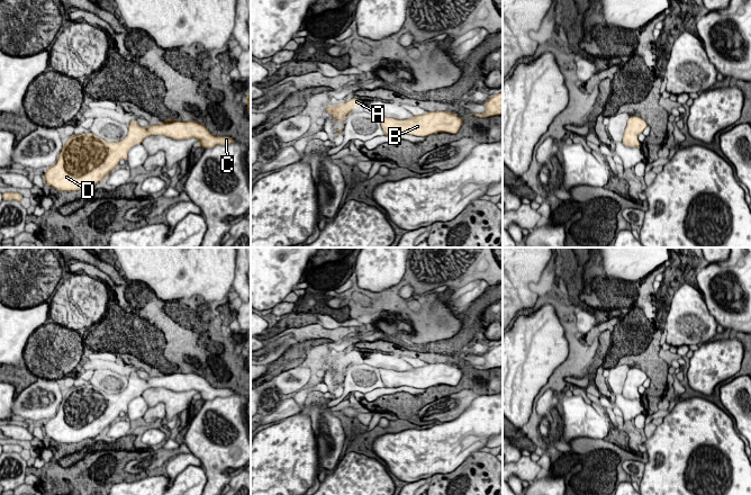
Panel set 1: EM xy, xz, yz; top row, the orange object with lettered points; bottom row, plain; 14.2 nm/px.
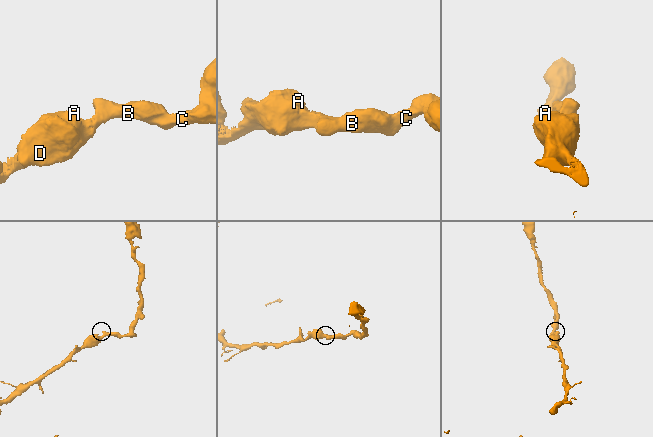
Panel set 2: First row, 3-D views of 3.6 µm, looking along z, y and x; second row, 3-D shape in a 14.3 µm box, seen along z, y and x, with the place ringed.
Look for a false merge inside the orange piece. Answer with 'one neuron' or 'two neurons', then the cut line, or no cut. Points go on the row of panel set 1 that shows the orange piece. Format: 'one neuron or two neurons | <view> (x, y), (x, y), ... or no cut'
one neuron | no cut

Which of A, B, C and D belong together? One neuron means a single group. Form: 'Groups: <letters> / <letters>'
Groups: A B C D

